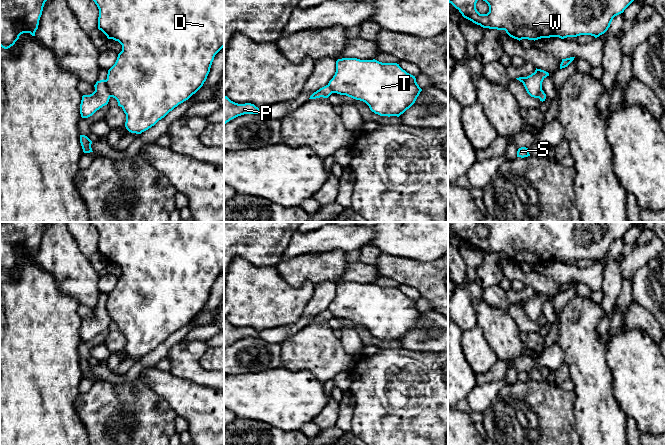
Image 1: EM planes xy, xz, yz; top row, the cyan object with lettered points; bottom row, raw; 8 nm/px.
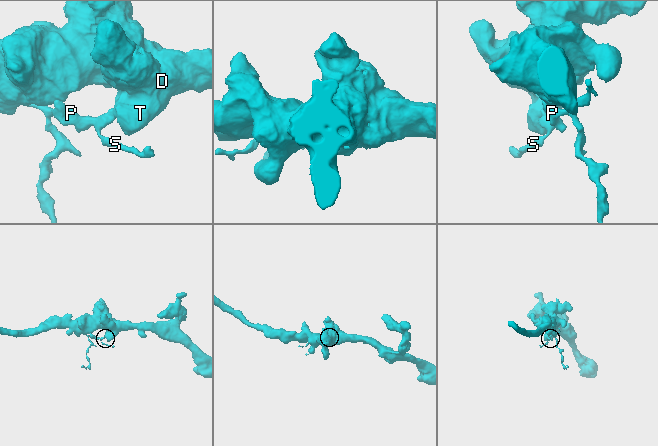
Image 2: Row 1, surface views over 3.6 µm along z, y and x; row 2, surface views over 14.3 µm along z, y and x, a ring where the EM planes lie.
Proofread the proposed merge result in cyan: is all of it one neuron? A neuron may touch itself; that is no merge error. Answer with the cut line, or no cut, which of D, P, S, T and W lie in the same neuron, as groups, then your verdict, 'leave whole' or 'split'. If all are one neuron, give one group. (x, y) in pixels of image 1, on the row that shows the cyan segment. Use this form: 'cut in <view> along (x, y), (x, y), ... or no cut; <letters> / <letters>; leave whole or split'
cut in xy along (105, 80), (107, 92), (110, 96); D T W / P S; split

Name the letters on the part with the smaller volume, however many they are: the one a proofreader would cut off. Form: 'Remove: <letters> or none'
Remove: P, S

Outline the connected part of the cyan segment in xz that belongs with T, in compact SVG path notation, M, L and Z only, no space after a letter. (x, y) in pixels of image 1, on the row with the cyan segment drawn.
M342 58L336 61L336 72L328 86L334 93L365 102L370 110L380 116L399 117L416 101L422 89L415 76L407 73L397 63L382 63L375 59Z

